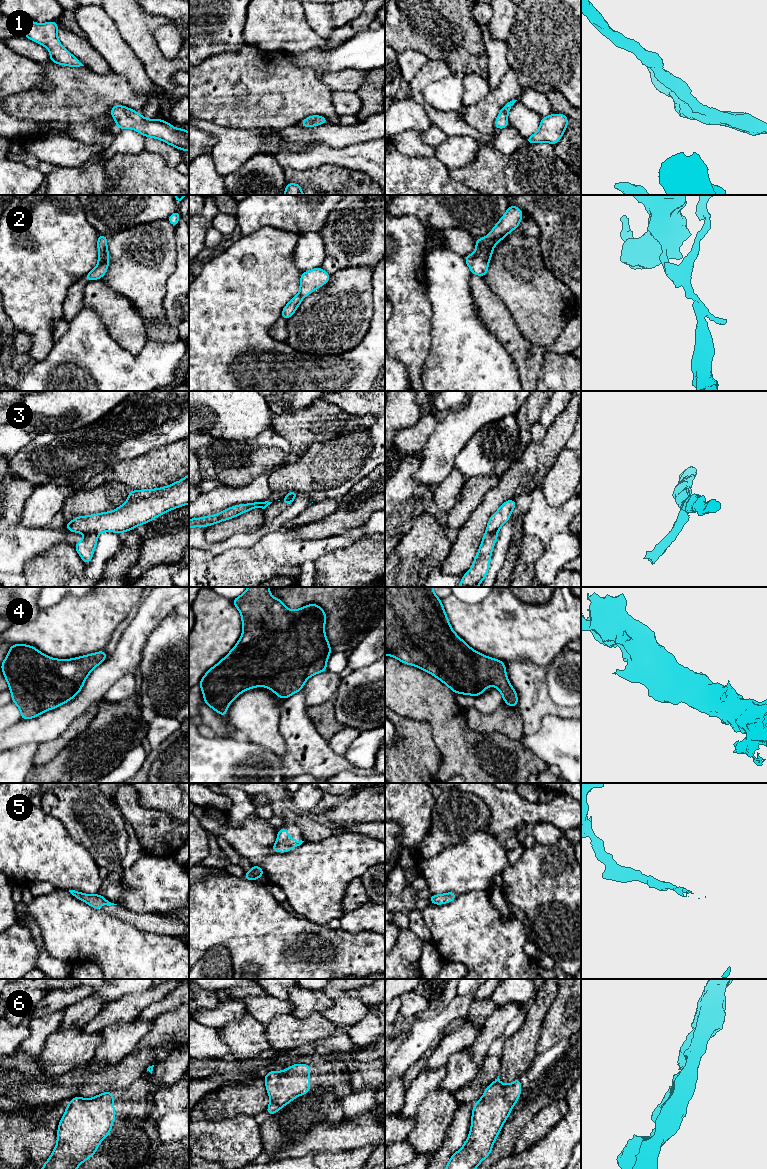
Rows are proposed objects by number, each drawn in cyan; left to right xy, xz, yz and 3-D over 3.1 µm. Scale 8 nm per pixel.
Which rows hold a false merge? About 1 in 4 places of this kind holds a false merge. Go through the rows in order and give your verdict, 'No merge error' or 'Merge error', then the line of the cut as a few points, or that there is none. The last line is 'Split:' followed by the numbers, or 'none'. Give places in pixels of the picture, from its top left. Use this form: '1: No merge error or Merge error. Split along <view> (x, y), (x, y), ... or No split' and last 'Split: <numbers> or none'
1: No merge error. No split
2: Merge error. Split along yz (481, 239), (488, 261)
3: Merge error. Split along xy (97, 533), (86, 534)
4: No merge error. No split
5: No merge error. No split
6: No merge error. No split
Split: 2, 3

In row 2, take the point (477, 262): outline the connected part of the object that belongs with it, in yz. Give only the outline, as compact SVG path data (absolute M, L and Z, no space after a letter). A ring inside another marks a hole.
M482 238L476 239L476 248L473 254L464 257L466 264L472 274L484 277L488 271L488 261L486 251L482 243Z

